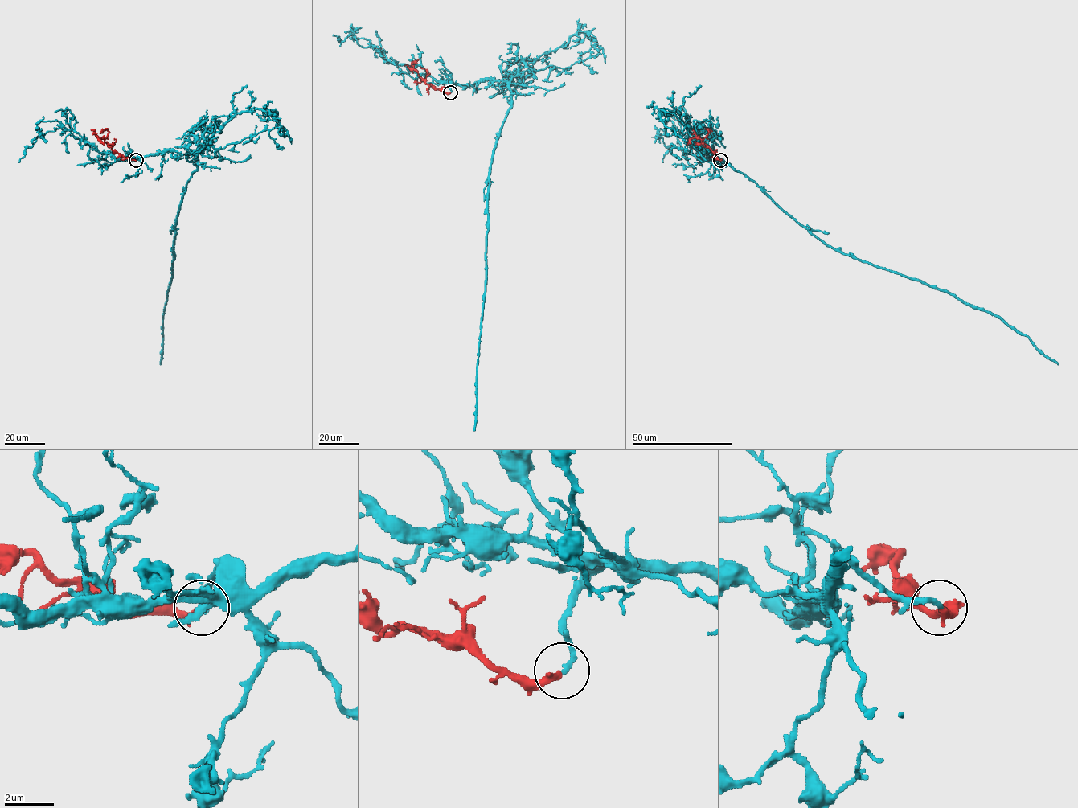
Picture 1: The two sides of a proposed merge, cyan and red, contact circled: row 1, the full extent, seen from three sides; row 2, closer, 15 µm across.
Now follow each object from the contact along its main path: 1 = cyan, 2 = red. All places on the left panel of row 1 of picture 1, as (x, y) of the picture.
1: (137, 160), (170, 150), (193, 153), (197, 160), (175, 225), (160, 364)
2: (136, 160), (125, 158), (112, 150), (104, 139), (97, 138), (104, 145)

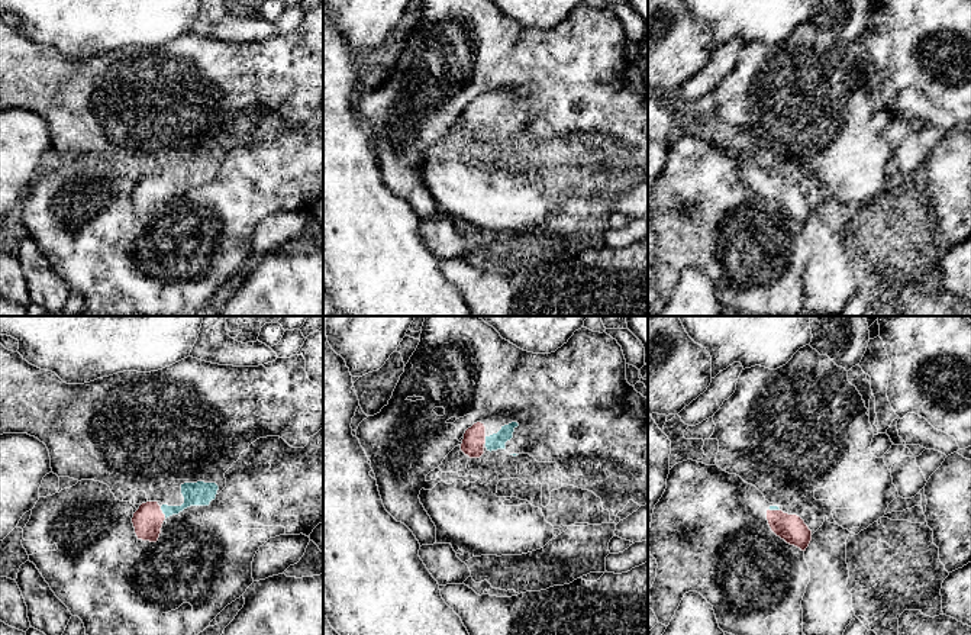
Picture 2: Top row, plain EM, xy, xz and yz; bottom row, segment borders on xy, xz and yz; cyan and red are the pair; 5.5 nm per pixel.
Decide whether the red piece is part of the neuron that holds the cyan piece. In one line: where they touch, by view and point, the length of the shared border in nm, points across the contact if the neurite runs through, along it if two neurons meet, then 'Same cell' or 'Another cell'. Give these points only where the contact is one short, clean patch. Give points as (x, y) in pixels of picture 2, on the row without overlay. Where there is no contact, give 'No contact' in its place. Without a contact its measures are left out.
Touches cyan at xy (163, 187). Shared border 90 nm. Path across: xy (200, 168), (181, 183), (163, 187), (148, 194). Same cell

